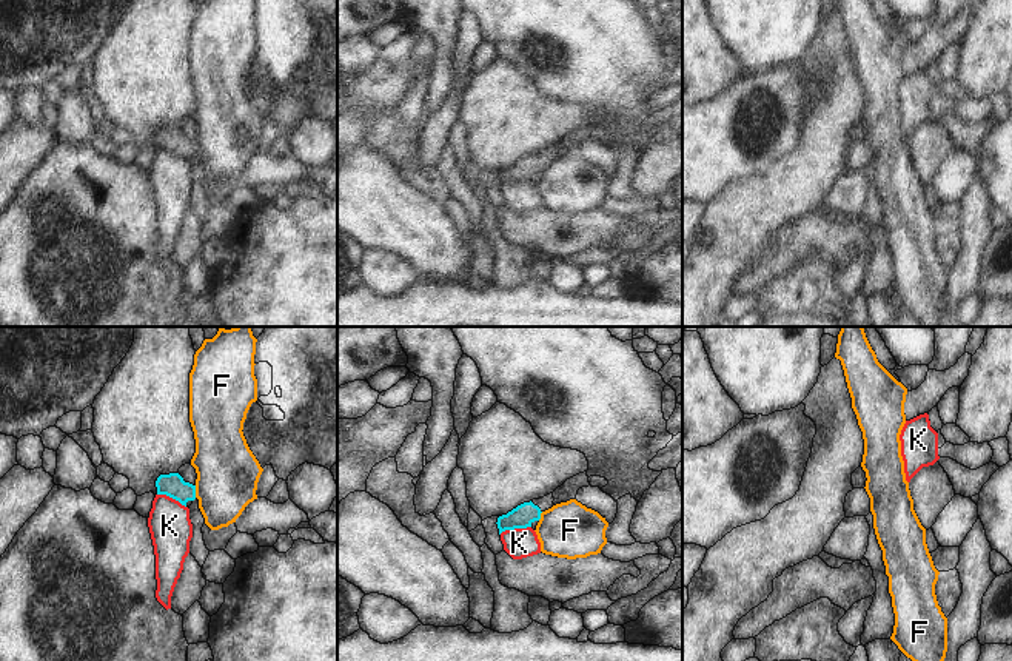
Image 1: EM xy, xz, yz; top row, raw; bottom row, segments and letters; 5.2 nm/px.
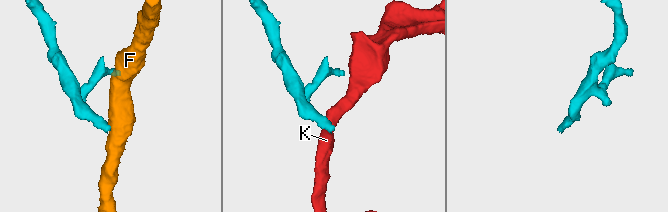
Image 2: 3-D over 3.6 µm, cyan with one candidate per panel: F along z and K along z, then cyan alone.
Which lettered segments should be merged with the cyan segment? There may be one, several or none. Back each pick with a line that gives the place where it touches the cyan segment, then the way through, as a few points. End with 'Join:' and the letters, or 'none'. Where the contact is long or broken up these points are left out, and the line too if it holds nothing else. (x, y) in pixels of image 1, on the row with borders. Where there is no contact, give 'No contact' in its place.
Join: none.

